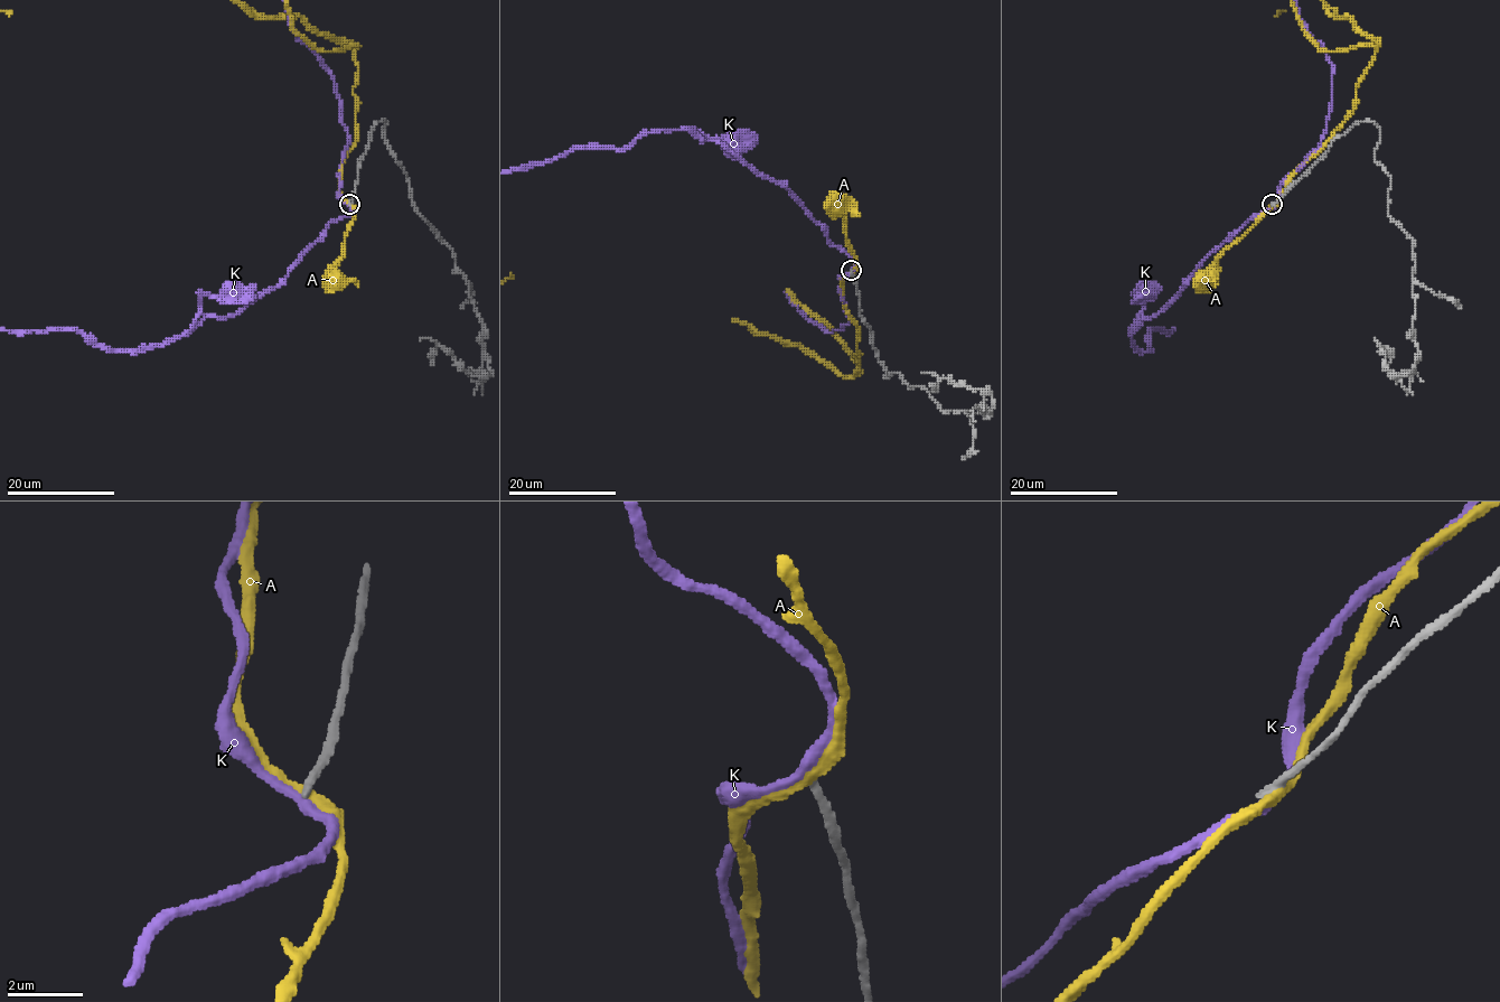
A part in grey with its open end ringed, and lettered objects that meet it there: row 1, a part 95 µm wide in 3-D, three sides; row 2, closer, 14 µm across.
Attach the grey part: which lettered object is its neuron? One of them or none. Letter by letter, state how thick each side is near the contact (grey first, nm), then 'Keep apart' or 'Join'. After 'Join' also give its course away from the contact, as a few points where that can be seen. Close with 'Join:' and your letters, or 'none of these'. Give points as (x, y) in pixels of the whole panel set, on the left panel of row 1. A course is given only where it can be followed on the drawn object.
A: Thickness 240 nm (grey) against 280 nm. Keep apart
K: Thickness 200 nm (grey) against 260 nm. Keep apart
Join: none of these

